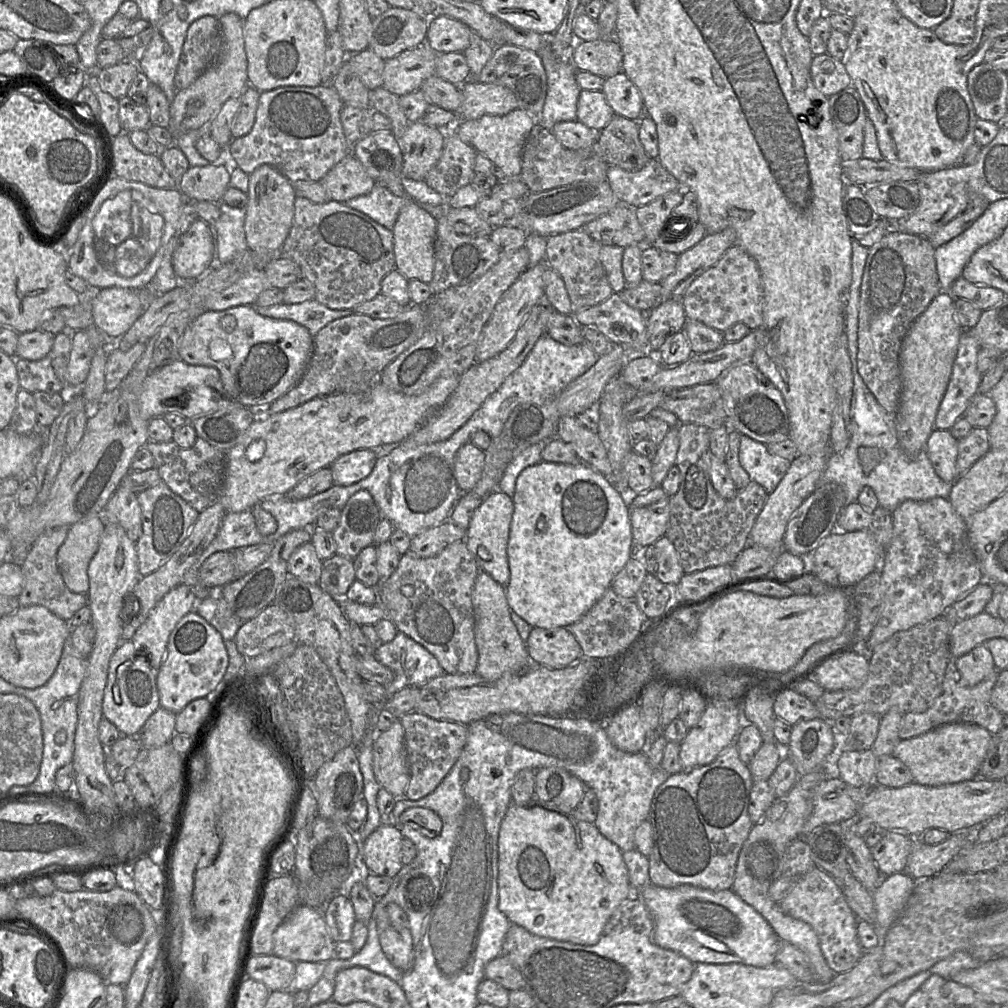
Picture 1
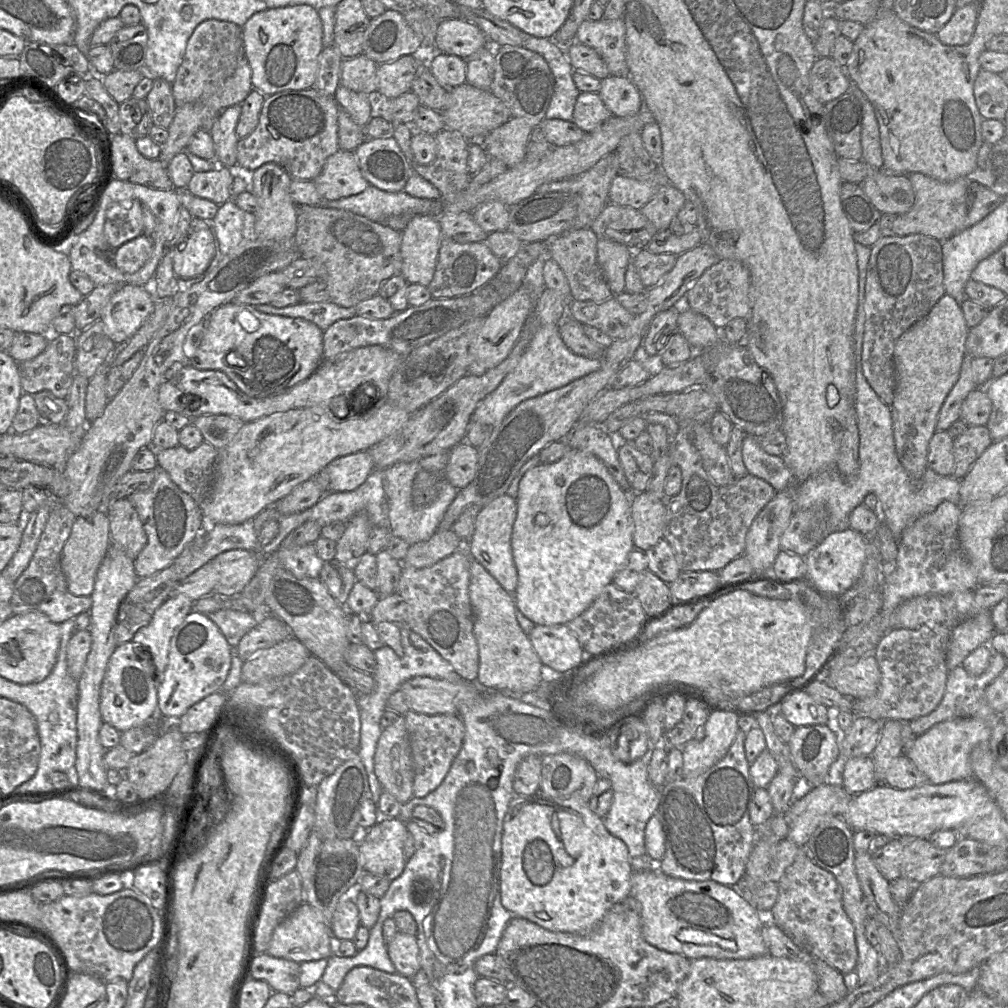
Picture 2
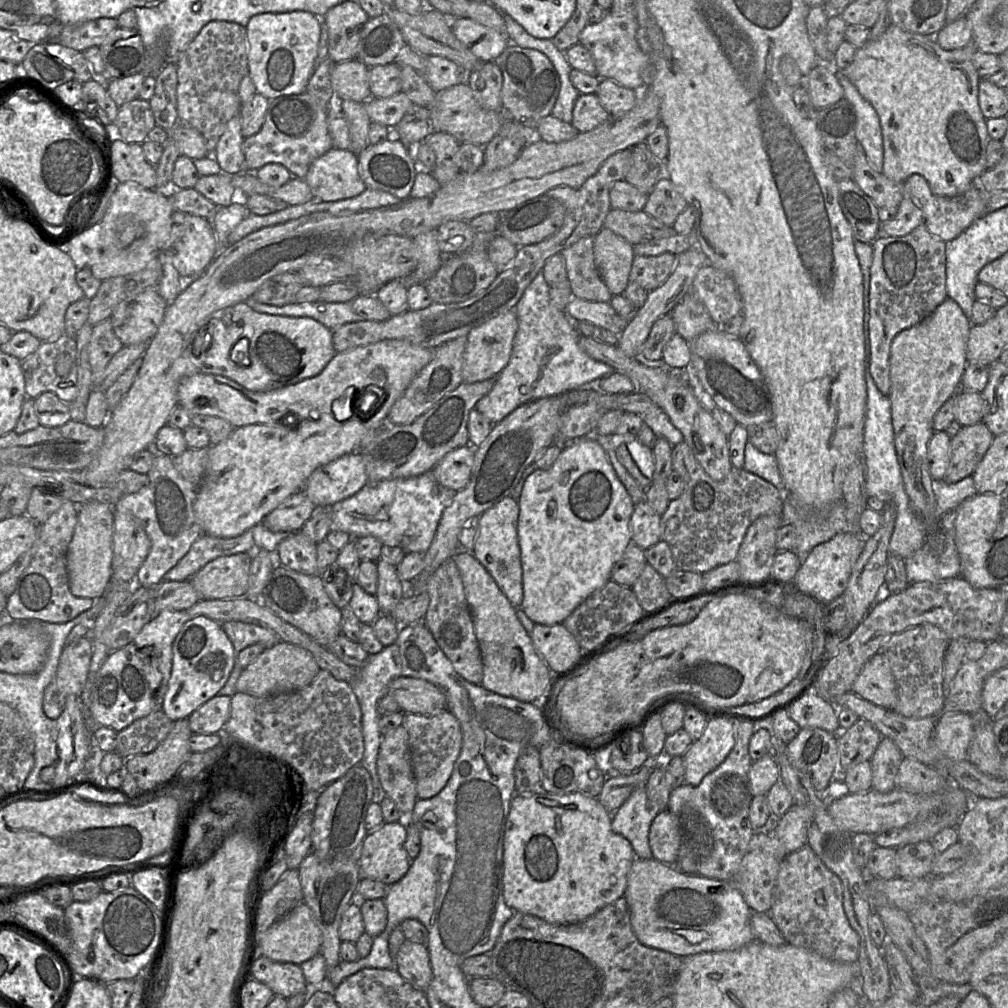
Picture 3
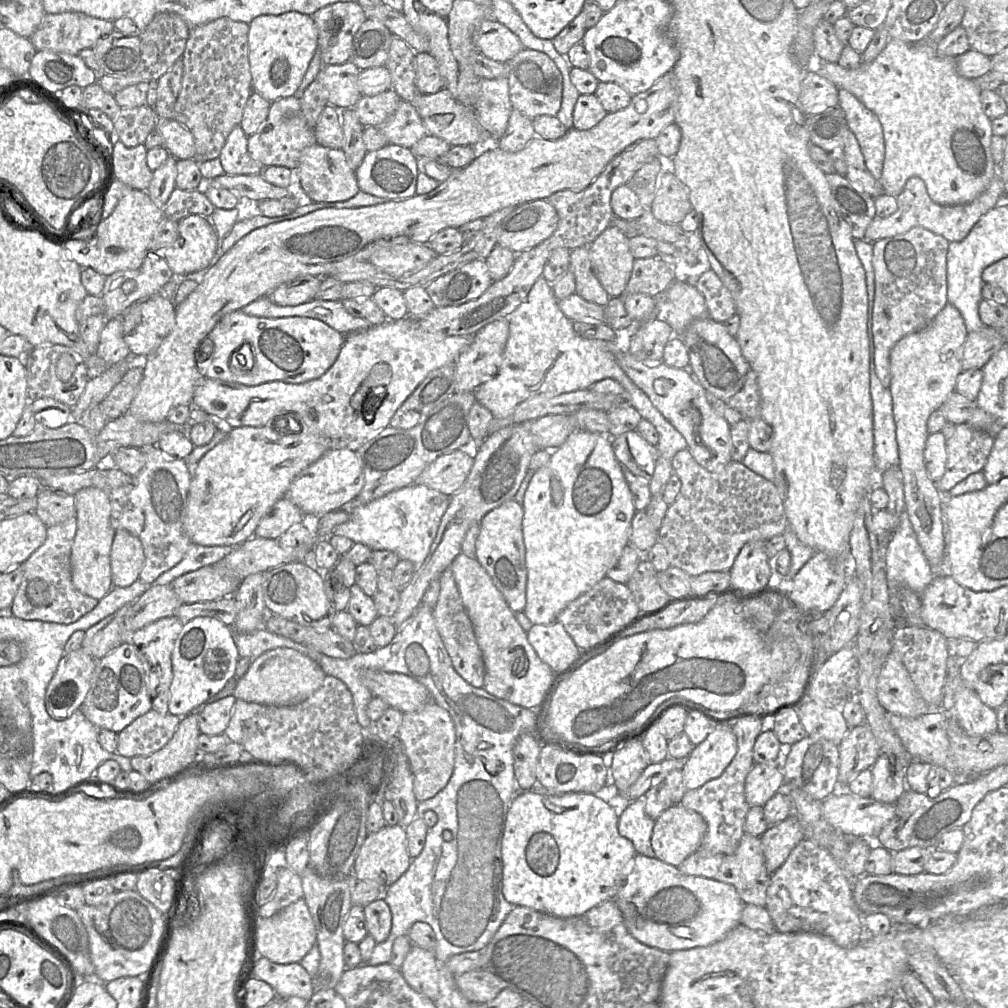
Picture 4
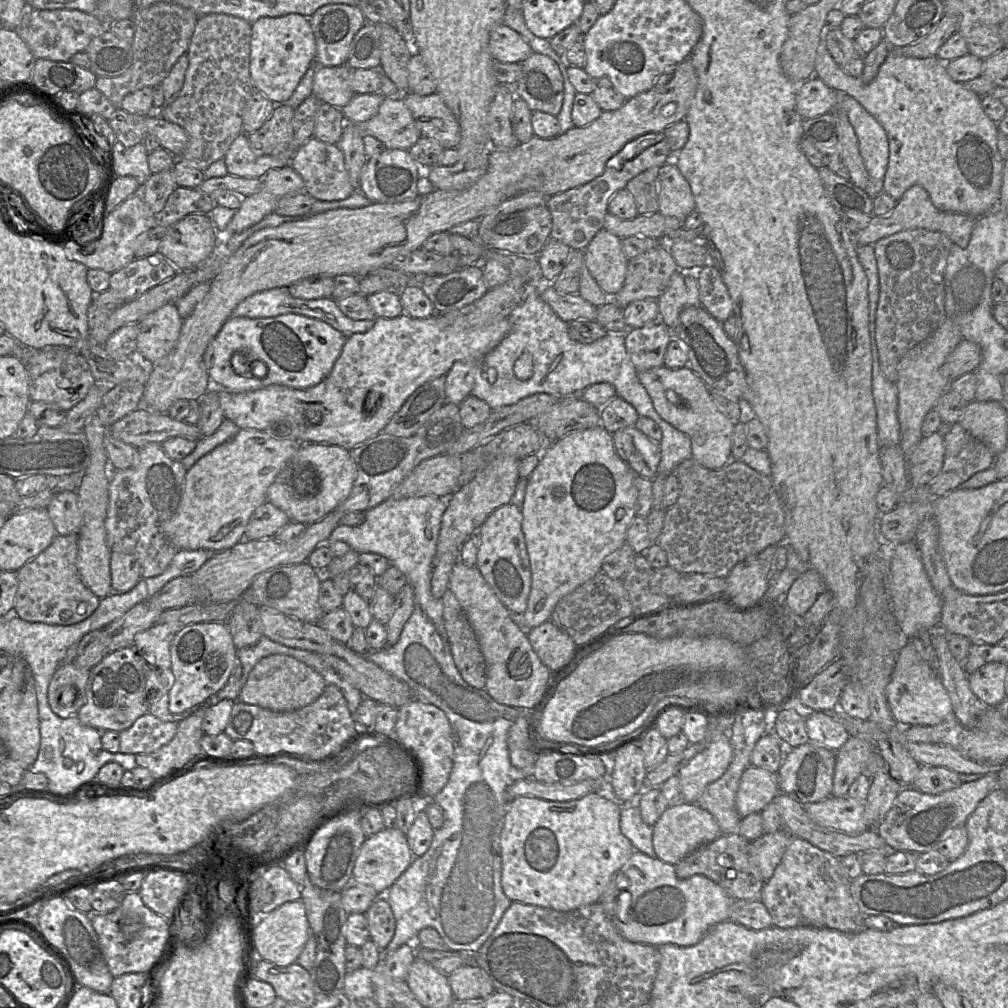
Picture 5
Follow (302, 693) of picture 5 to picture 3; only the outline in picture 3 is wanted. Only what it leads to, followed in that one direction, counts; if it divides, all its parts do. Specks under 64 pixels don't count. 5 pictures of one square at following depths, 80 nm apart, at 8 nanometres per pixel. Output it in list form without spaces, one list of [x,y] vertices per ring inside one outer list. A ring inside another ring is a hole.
[[[278,641],[273,646],[267,647],[251,664],[243,668],[236,683],[236,691],[254,697],[287,693],[309,685],[319,671],[320,667],[307,650],[285,641]]]

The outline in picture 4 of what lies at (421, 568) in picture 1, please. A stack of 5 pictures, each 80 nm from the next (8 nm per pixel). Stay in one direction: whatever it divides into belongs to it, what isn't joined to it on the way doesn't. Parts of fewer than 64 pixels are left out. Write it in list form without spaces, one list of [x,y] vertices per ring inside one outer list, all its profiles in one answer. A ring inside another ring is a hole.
[[[451,567],[443,571],[439,579],[440,594],[432,609],[437,630],[456,672],[470,685],[483,688],[485,665],[482,651],[477,643],[472,622],[461,599]]]

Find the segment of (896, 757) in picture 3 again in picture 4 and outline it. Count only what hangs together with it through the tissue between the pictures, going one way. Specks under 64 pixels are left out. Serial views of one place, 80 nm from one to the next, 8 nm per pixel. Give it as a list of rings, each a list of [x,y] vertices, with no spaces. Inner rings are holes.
[[[880,753],[871,767],[872,789],[870,797],[889,804],[895,804],[906,789],[902,766],[894,768],[886,754]]]

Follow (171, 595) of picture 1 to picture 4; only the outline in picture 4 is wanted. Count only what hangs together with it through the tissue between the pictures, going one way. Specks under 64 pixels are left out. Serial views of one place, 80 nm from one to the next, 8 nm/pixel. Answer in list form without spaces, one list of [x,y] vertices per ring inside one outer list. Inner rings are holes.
[[[168,616],[152,622],[144,628],[133,633],[129,642],[144,654],[141,660],[146,673],[148,694],[152,700],[152,709],[160,714],[167,714],[170,698],[170,685],[173,679],[171,655],[176,638],[178,637],[184,622],[177,616]]]

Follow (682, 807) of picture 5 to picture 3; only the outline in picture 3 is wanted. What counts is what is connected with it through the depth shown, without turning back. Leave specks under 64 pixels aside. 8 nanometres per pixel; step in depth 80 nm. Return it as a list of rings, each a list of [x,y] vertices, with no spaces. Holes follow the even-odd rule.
[[[665,809],[655,816],[649,830],[649,846],[653,858],[667,865],[675,865],[680,845],[679,820]]]

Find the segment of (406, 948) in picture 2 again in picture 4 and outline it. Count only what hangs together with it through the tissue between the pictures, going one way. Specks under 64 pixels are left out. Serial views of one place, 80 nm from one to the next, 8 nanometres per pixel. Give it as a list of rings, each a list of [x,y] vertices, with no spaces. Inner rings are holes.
[[[413,945],[400,968],[408,985],[433,1002],[439,995],[439,971],[434,953]]]

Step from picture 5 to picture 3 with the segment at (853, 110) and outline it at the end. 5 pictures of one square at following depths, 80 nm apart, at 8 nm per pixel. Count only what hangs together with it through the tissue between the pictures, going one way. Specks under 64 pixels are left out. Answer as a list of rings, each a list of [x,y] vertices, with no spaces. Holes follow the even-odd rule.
[[[835,70],[846,98],[856,114],[856,139],[863,148],[869,166],[876,172],[883,171],[883,138],[879,117],[873,106],[865,100],[849,79]]]

